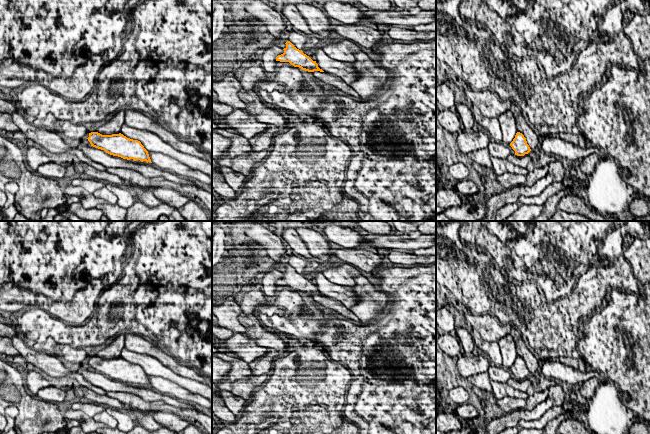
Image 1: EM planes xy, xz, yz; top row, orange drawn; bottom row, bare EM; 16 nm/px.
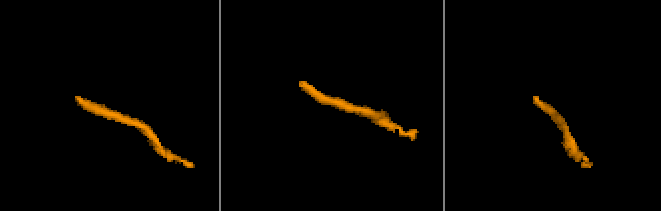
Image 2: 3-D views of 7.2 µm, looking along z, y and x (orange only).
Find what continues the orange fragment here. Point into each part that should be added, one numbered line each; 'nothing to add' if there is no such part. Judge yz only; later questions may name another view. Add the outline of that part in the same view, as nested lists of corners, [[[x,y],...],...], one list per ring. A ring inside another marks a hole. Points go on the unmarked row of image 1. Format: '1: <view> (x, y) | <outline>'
nothing to add

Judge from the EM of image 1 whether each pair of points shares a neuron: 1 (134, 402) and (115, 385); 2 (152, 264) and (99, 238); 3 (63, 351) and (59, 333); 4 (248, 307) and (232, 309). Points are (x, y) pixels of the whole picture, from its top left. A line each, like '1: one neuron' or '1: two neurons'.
1: two neurons
2: two neurons
3: two neurons
4: two neurons

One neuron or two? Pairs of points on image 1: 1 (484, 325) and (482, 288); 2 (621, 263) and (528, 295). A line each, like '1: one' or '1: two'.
1: two
2: one

